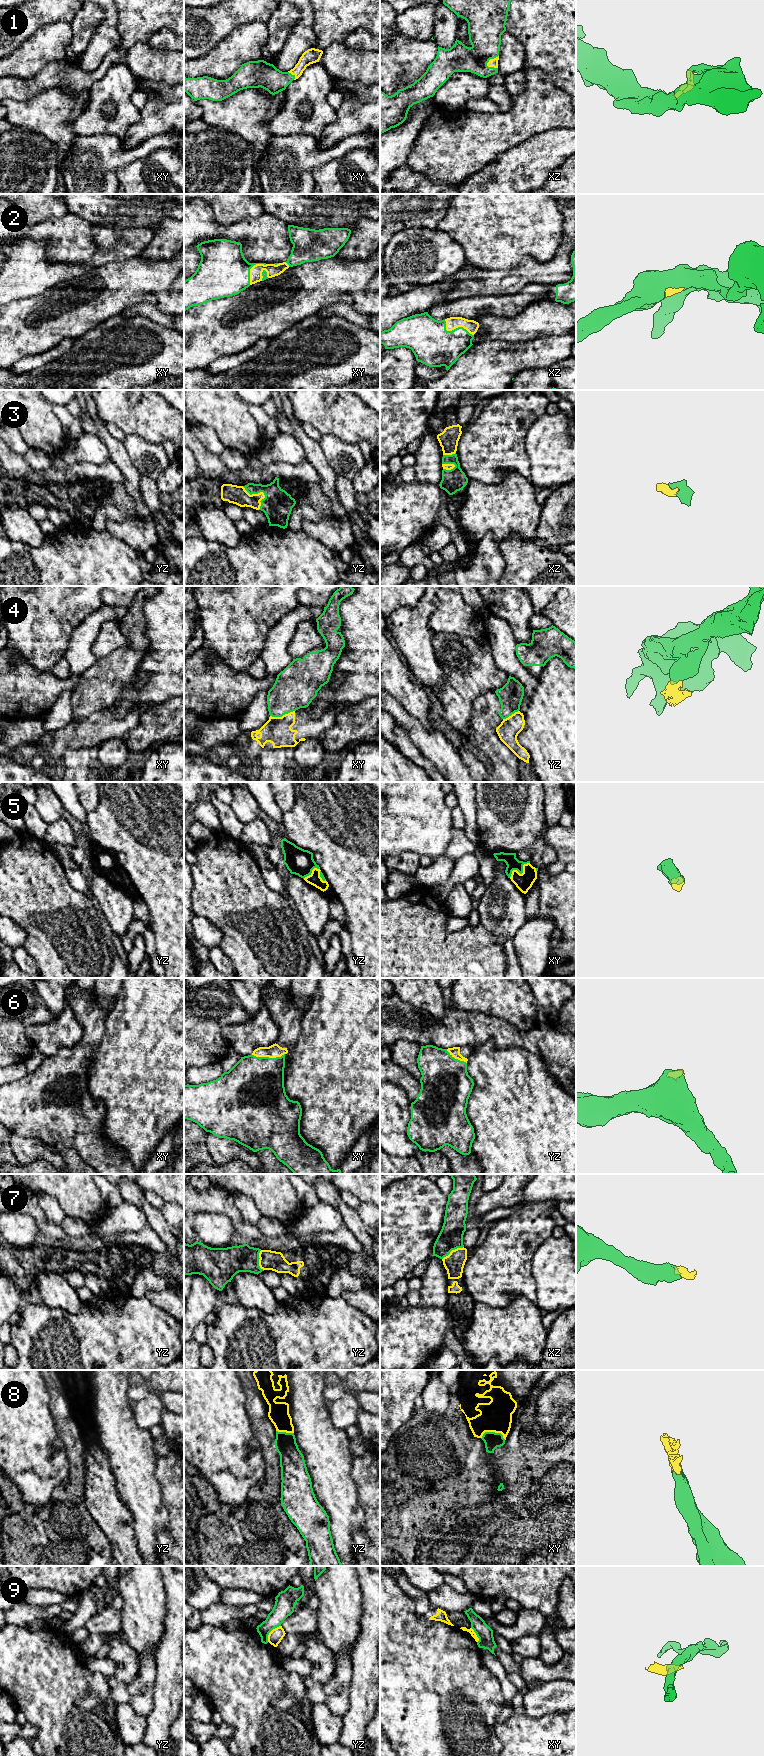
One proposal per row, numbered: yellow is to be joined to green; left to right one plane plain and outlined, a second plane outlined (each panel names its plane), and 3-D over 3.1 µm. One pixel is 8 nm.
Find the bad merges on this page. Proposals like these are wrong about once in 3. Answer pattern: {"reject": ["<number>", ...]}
{"reject": ["4", "9"]}

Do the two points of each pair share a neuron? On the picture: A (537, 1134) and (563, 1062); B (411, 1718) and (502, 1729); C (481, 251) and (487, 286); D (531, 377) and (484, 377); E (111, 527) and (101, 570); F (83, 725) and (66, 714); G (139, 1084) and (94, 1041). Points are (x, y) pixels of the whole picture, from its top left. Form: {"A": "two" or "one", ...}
{"A": "two", "B": "two", "C": "two", "D": "two", "E": "two", "F": "two", "G": "two"}

